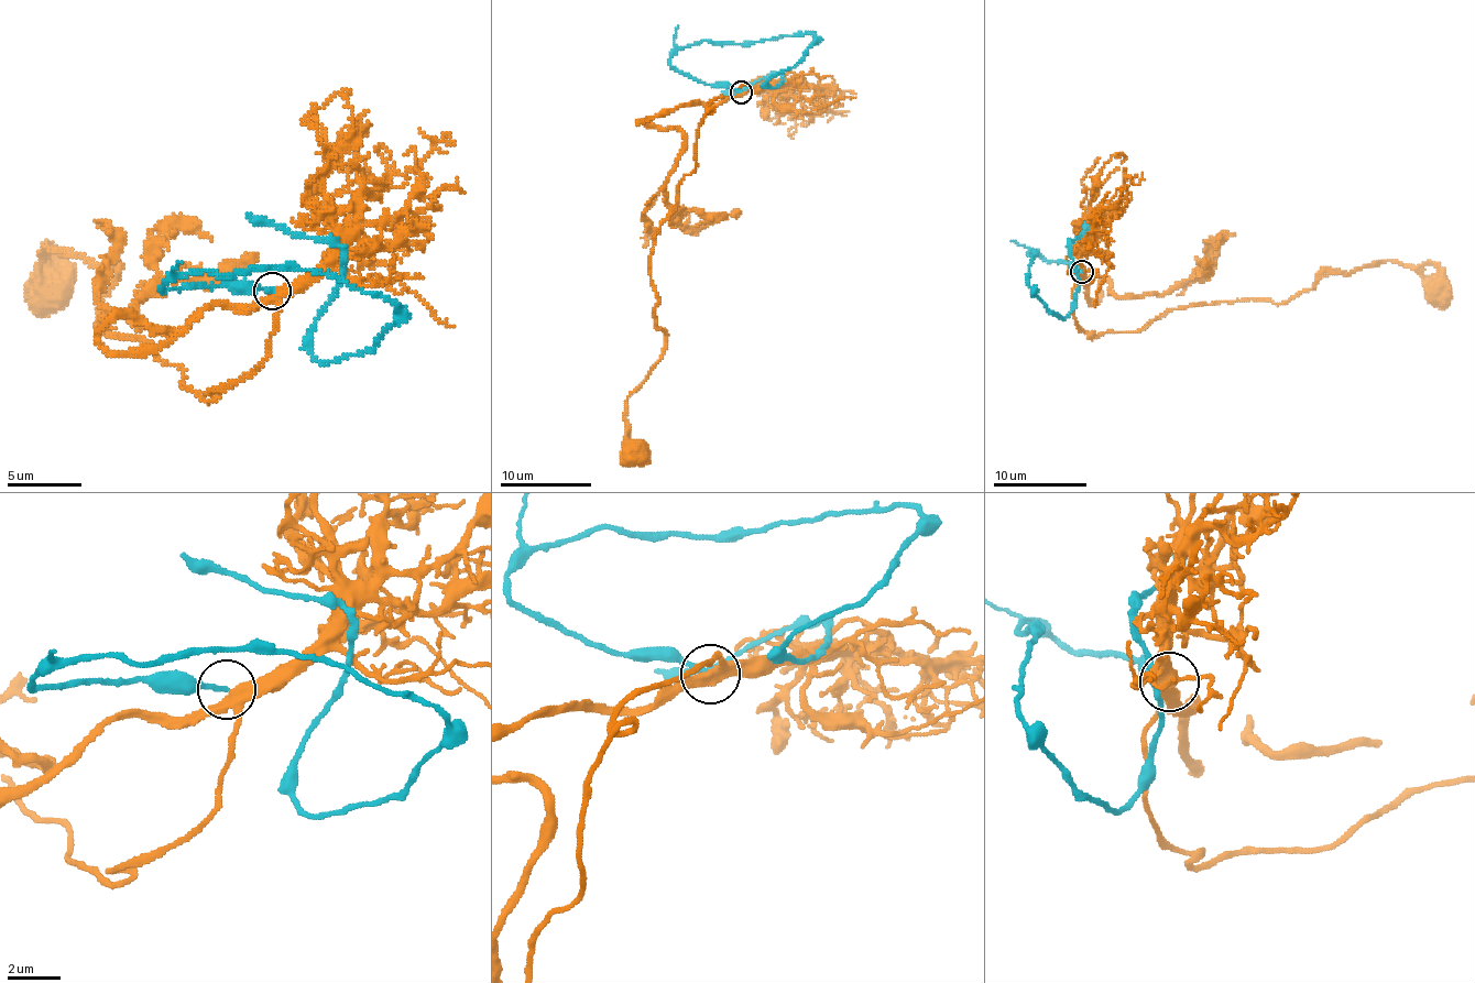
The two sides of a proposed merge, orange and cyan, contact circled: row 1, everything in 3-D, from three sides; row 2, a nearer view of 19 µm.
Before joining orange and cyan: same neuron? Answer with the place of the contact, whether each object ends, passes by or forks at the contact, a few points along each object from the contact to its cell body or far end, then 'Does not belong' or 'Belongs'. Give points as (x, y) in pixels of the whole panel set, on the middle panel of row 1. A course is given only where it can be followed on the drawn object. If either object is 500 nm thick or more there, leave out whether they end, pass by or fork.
Place: (741, 91). At the ring orange forks. At the ring cyan ends. Course of orange: (741, 91), (717, 97), (699, 128), (696, 168), (651, 255), (667, 349), (625, 422), (644, 462). Course of cyan: (741, 91), (698, 82), (670, 59), (703, 40), (816, 37), (769, 88), (780, 75), (721, 91). Does not belong

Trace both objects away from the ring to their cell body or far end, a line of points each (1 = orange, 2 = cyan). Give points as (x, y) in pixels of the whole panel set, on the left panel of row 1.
1: (273, 292), (270, 351), (204, 396), (143, 340), (100, 329), (118, 270), (42, 251), (39, 288), (63, 304)
2: (273, 292), (163, 286), (313, 270), (399, 318), (370, 348), (319, 361), (341, 249), (247, 214)

